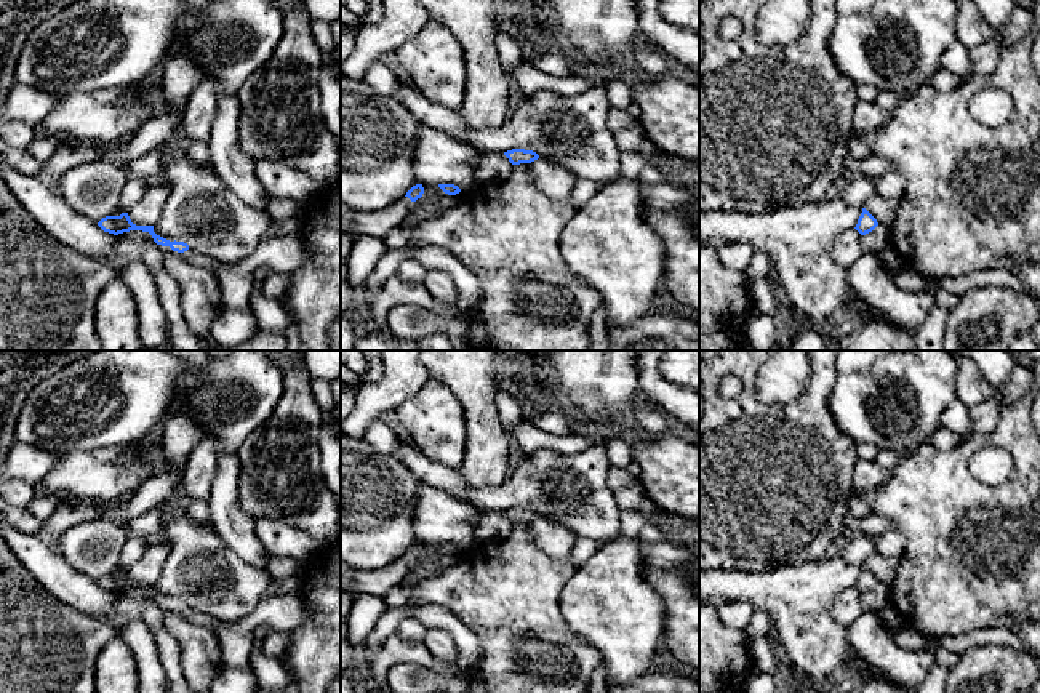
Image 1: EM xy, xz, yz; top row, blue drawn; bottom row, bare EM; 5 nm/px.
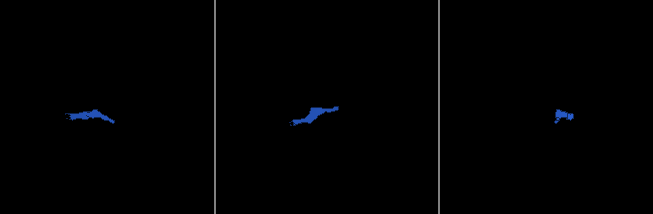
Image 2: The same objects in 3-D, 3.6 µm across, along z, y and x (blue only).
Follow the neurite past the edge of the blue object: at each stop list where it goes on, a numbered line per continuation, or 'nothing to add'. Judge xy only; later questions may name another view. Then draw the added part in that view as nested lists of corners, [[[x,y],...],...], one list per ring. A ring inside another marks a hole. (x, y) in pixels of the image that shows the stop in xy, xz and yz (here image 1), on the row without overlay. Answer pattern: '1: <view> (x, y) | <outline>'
1: xy (213, 624) | [[[192,608],[184,610],[182,615],[186,618],[189,618],[194,624],[203,626],[203,627],[210,629],[211,632],[214,632],[216,635],[218,635],[219,627],[222,626],[221,619],[216,619],[210,615],[195,611]]]

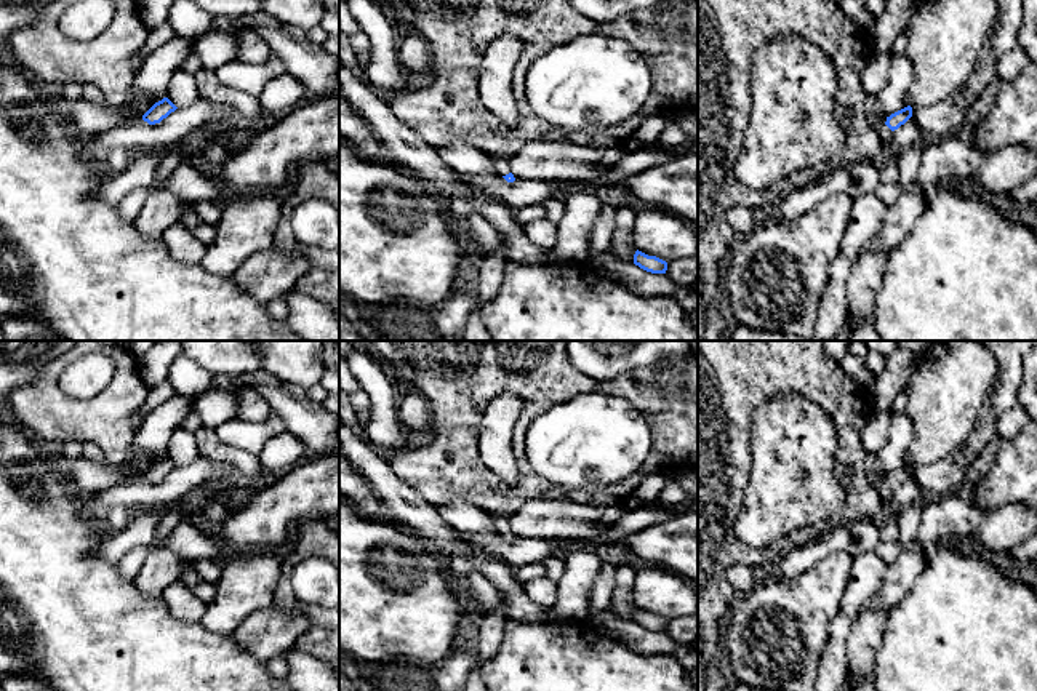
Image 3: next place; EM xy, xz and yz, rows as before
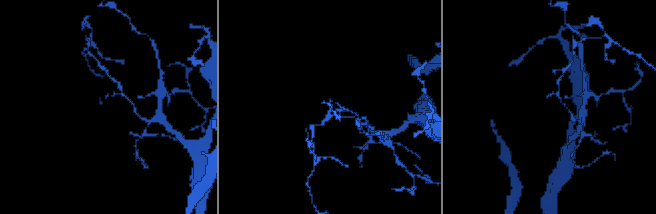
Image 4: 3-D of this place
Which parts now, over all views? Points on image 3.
1: xz (501, 523) | [[[494,515],[493,526],[498,534],[506,534],[510,531],[509,520],[502,515]]]

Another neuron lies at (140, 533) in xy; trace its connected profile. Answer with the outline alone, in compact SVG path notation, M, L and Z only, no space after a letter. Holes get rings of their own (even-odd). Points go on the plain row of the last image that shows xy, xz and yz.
M147 509L133 512L130 525L122 531L107 531L99 544L101 560L118 563L118 560L136 547L147 547L155 537L155 529L168 509Z

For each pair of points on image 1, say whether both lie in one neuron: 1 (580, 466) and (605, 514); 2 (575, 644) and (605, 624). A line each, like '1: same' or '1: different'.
1: same
2: different

